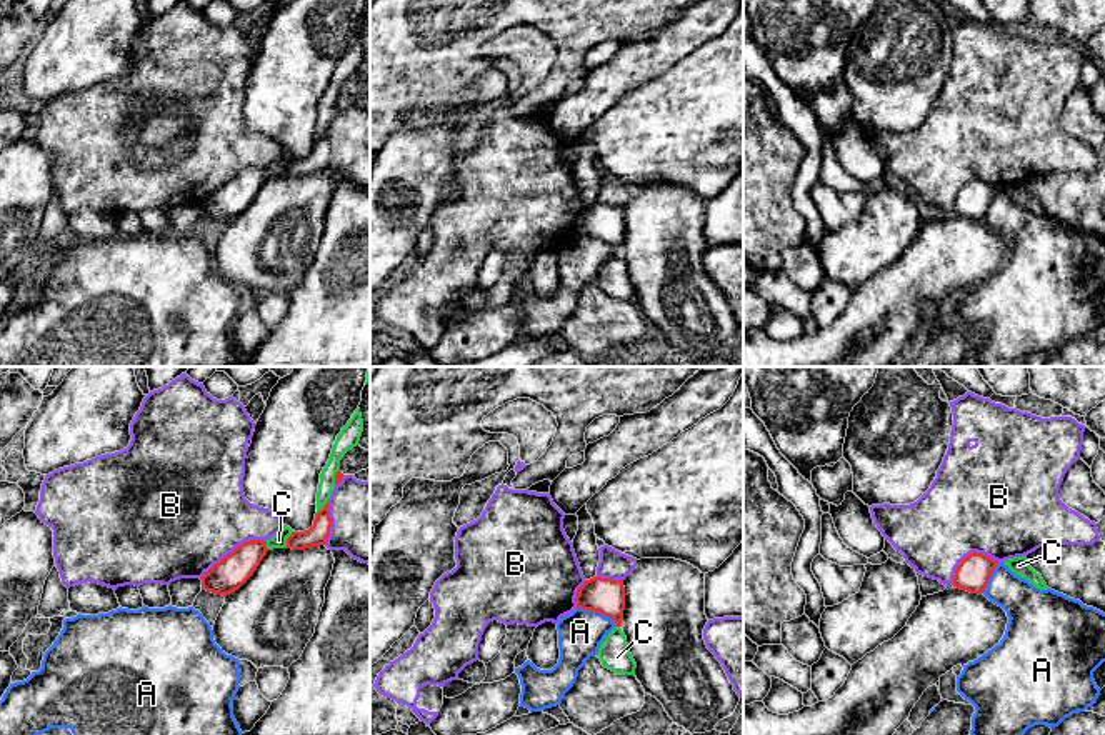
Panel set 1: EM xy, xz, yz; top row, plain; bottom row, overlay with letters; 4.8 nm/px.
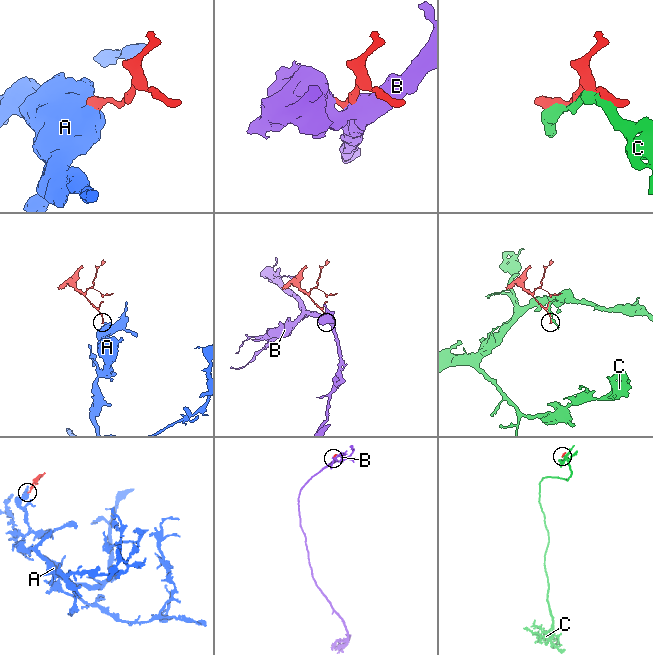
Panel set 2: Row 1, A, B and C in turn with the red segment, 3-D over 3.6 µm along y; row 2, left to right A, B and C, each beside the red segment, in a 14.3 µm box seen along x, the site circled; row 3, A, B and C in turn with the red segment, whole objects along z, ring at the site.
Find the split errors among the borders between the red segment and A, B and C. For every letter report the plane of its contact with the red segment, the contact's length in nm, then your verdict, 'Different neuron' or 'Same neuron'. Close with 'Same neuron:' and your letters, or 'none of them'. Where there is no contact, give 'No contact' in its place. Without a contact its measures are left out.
A: Touches red in xz. Shared border 220 nm. Different neuron
B: Touches red in xy. Shared border 380 nm. Different neuron
C: Touches red in xy. Shared border 100 nm. Different neuron
Same neuron: none of them

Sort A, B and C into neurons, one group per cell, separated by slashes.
A / B / C

